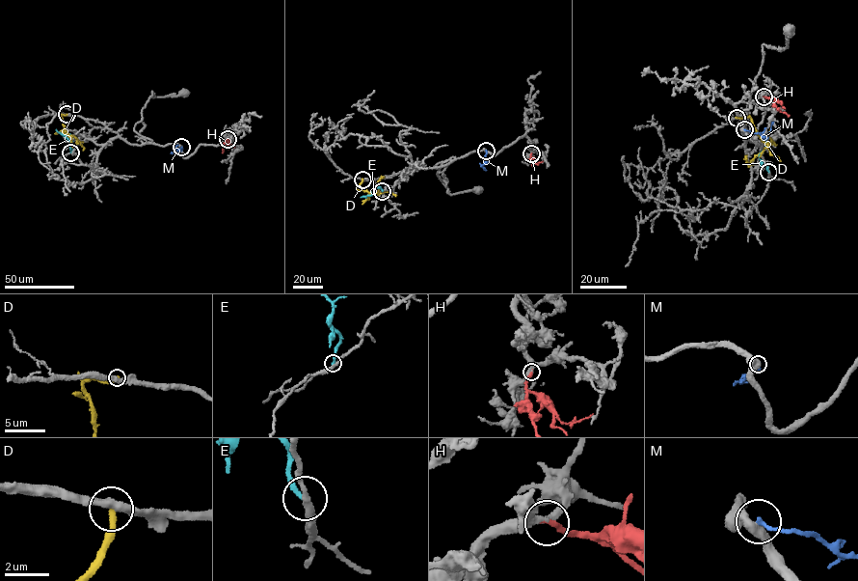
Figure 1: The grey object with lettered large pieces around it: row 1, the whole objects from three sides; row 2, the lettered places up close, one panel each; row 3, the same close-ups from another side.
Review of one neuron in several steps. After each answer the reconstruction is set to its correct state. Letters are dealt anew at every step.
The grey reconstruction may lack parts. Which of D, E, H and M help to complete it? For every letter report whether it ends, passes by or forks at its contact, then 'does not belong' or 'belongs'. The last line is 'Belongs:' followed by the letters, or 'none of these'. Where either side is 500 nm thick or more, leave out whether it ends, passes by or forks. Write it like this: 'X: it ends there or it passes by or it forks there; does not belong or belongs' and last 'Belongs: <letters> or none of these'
D: it ends there; does not belong
E: it ends there; does not belong
H: it ends there; belongs
M: it ends there; does not belong
Belongs: H

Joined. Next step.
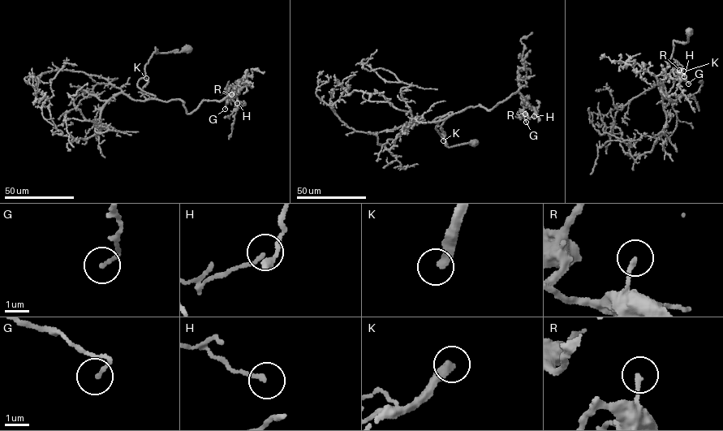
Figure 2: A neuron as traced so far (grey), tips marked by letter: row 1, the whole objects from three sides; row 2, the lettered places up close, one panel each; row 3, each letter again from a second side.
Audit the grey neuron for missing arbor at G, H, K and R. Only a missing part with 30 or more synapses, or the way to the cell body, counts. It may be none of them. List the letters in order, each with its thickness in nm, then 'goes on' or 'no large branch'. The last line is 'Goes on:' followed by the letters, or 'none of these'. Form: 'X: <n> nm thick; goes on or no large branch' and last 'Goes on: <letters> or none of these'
G: 150 nm thick; no large branch
H: 160 nm thick; no large branch
K: 360 nm thick; goes on
R: 180 nm thick; no large branch
Goes on: K

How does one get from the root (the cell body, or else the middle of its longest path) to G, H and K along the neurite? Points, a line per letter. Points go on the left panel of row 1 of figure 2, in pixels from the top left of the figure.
G: (188, 49), (155, 48), (137, 86), (162, 101), (181, 100), (188, 114), (203, 101), (230, 94), (225, 109)
H: (188, 49), (155, 48), (137, 86), (162, 101), (181, 100), (188, 114), (203, 101), (230, 94), (237, 103)
K: (188, 49), (157, 53), (155, 48), (137, 85), (154, 97), (143, 95), (146, 78)

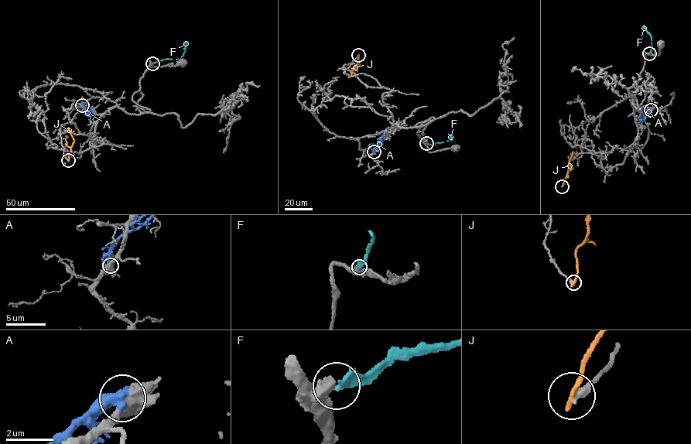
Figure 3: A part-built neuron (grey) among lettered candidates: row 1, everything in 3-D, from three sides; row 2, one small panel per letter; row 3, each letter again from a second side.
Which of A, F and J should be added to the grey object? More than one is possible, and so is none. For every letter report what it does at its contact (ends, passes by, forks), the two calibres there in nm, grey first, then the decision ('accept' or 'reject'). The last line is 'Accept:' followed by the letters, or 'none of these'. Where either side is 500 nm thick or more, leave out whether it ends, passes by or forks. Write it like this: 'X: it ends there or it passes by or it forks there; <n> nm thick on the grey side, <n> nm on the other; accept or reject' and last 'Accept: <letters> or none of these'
A: 480 nm thick on the grey side, 600 nm on the other; reject
F: it ends there; 460 nm thick on the grey side, 320 nm on the other; reject
J: it ends there; 320 nm thick on the grey side, 240 nm on the other; reject
Accept: none of these

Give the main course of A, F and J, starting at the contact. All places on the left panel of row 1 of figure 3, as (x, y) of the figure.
A: (82, 105), (91, 117)
F: (152, 63), (164, 59), (181, 57), (185, 51), (184, 43)
J: (68, 160), (74, 140), (70, 131), (66, 131), (64, 128)

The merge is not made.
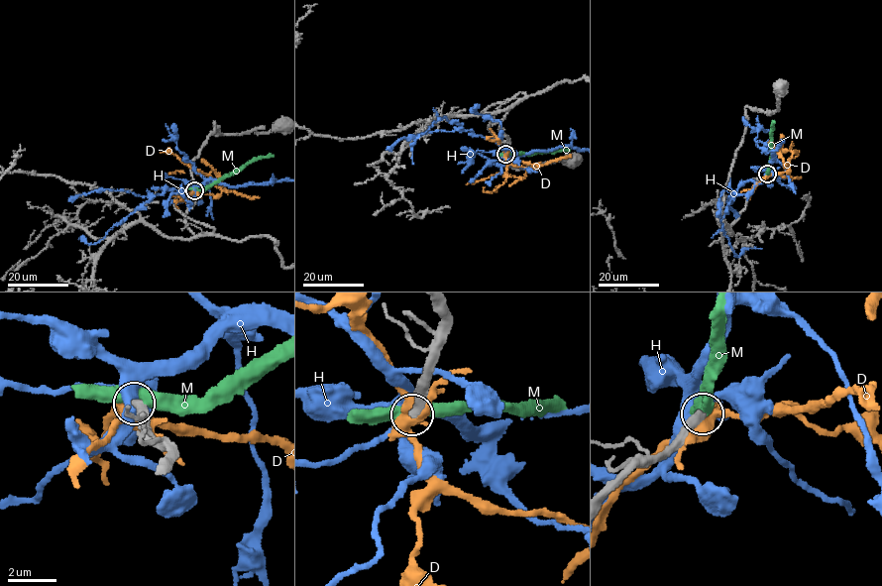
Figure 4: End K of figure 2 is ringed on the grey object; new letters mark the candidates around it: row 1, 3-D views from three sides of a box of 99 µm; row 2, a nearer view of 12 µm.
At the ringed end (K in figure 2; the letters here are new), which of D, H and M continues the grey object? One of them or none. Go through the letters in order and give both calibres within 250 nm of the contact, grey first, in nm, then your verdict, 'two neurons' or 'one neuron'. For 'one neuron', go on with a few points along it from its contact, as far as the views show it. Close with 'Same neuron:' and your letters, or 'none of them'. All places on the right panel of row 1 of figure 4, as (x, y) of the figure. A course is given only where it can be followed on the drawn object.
D: calibres 500 and 440 nm; two neurons
H: calibres 550 and 440 nm; two neurons
M: calibres 440 and 480 nm; two neurons
Same neuron: none of them

